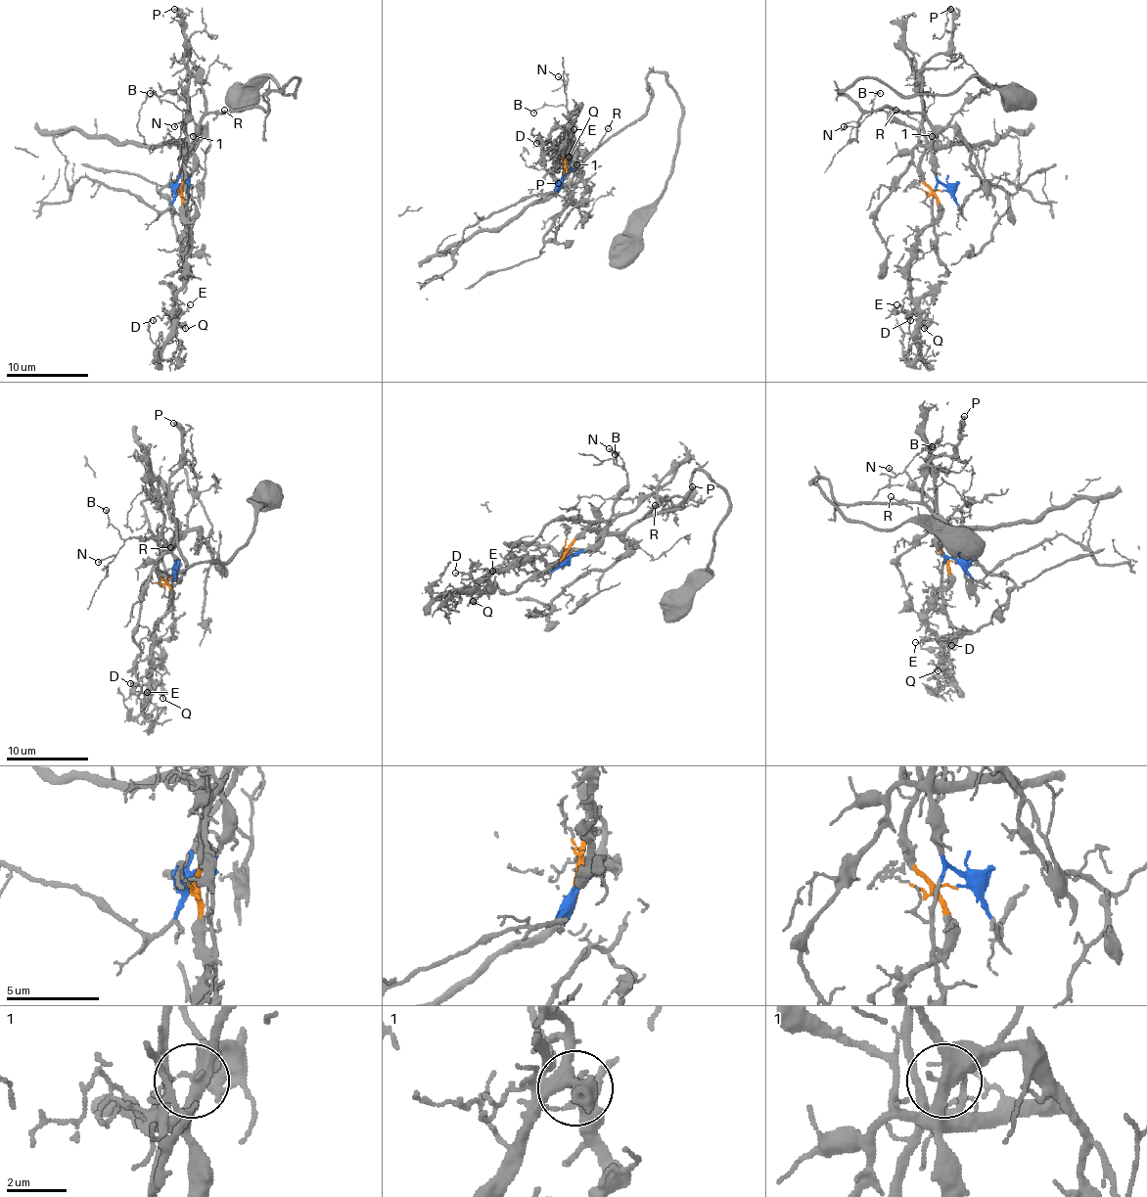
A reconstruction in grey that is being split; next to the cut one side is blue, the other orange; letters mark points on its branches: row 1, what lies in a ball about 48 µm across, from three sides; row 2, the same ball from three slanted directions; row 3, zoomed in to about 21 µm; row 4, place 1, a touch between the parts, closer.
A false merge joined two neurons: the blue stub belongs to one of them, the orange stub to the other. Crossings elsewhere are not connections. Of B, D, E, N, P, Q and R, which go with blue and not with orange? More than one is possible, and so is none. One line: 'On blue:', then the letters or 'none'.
On blue: B, N, P, R

